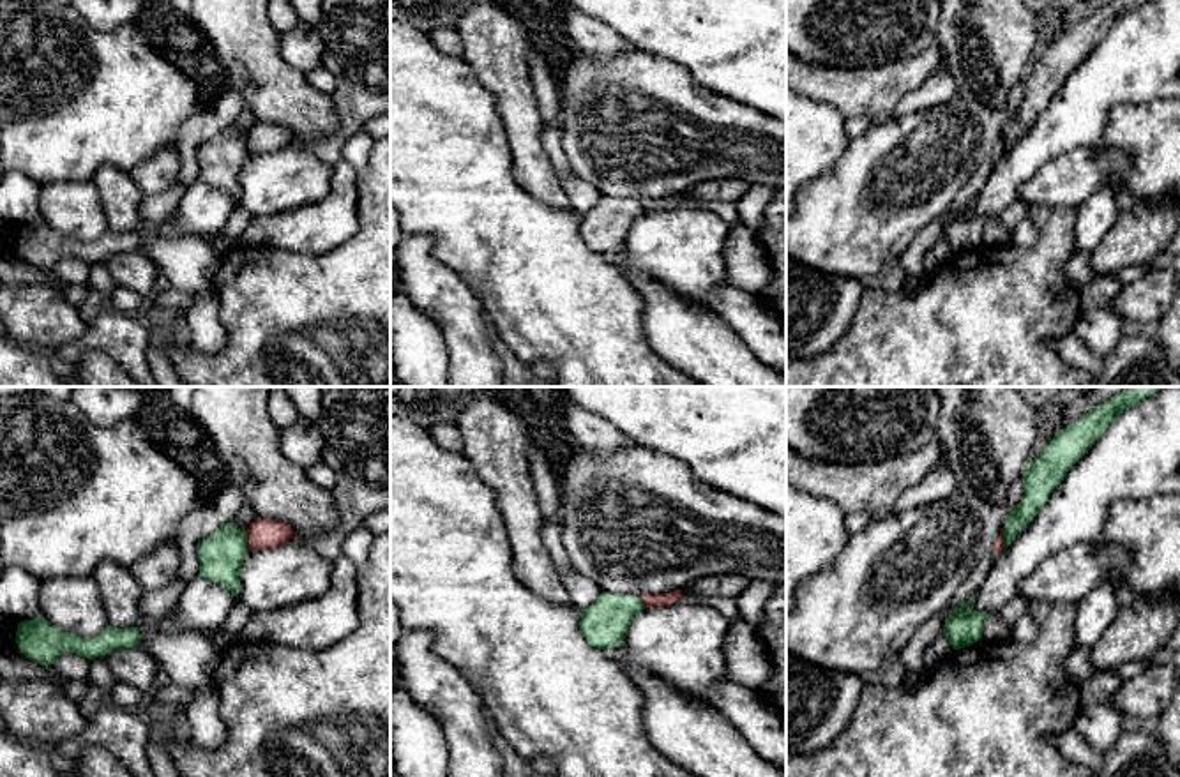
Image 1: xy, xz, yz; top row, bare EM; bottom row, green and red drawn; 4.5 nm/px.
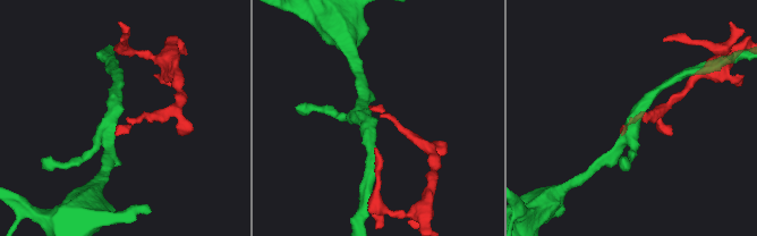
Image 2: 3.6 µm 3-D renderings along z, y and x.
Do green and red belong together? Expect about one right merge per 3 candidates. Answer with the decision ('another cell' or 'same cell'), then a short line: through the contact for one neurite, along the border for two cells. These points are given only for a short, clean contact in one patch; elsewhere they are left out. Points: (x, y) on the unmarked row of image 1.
another cell | xy (246, 135), (248, 156)

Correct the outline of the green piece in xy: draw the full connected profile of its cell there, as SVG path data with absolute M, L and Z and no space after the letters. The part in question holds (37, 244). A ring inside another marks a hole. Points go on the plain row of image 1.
M41 219L18 228L16 247L26 263L51 270L65 256L94 265L111 254L138 251L140 240L138 231L117 233L108 230L99 240L81 242L57 233Z

